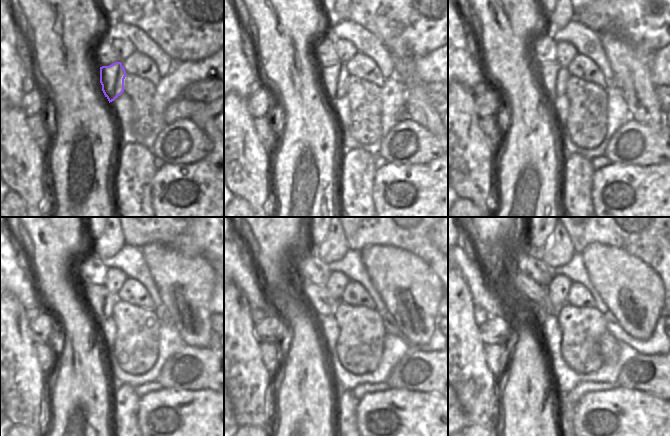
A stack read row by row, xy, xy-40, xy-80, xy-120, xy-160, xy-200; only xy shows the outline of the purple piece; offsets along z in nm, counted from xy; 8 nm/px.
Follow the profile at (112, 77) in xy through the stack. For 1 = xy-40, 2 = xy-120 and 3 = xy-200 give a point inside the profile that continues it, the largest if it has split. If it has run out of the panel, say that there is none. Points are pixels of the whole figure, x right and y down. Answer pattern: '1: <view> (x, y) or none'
1: xy-40 (333, 78)
2: xy-120 (101, 303)
3: xy-200 (536, 295)

